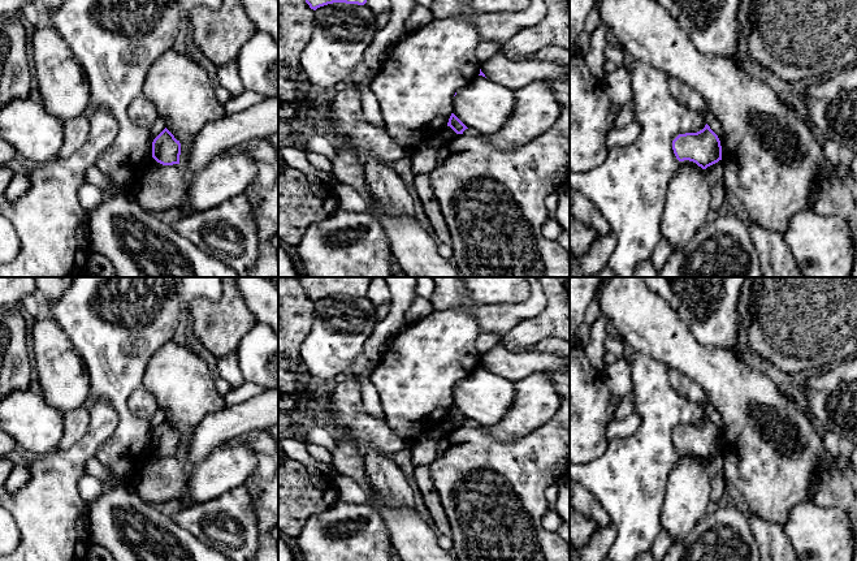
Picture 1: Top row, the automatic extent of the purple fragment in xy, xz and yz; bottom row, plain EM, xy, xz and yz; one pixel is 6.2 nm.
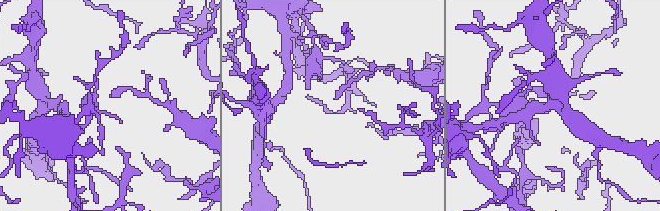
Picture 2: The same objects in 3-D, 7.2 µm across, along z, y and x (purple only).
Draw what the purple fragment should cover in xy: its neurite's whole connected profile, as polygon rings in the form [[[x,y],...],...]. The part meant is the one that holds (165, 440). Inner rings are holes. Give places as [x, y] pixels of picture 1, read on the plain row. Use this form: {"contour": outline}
{"contour": [[[165,419],[152,433],[152,449],[163,457],[179,456],[181,435]]]}

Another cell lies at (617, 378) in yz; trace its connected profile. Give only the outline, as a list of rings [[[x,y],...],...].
[[[627,355],[616,359],[611,366],[606,366],[602,372],[602,379],[611,396],[618,402],[632,392],[631,367]]]

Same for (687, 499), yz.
[[[685,457],[672,469],[662,500],[661,527],[681,543],[710,506],[710,476],[705,461]]]

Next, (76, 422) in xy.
[[[79,407],[64,414],[64,433],[57,445],[60,450],[70,449],[87,432],[90,410]]]

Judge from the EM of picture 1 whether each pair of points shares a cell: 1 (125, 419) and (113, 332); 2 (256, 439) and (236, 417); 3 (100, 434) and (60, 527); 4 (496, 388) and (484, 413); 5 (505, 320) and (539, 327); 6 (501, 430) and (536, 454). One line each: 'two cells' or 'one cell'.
1: one cell
2: two cells
3: one cell
4: one cell
5: two cells
6: two cells

